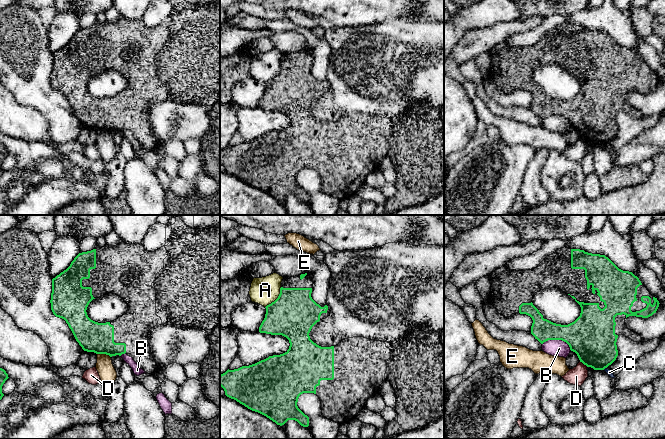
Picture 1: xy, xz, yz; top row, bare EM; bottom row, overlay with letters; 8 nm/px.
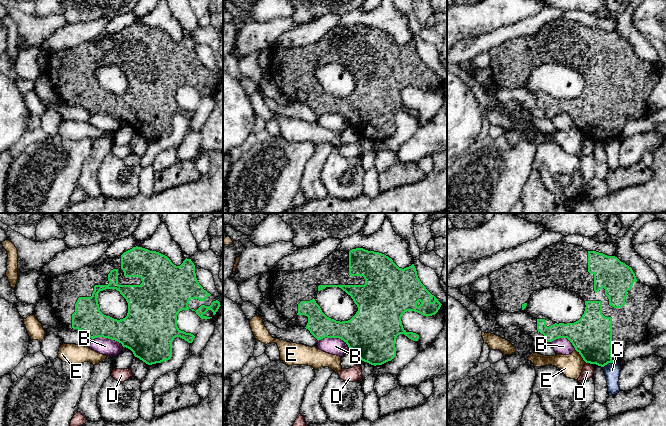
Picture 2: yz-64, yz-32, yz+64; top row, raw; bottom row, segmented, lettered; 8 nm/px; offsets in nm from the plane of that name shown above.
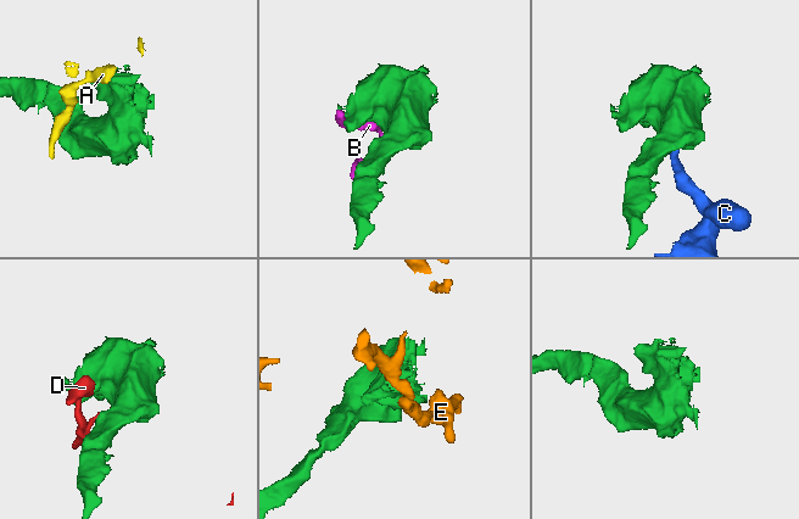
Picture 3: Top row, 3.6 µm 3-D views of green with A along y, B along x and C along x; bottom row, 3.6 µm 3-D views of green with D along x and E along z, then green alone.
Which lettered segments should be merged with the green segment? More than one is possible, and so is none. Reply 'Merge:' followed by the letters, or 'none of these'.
Merge: none of these

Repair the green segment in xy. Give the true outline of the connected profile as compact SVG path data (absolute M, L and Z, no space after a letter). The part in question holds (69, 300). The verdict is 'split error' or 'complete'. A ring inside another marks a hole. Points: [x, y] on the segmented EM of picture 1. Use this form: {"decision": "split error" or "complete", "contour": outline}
{"decision": "split error", "contour": "M124 242L79 253L66 270L52 279L51 310L56 317L66 321L84 351L110 357L126 353L147 374L155 374L158 366L151 353L148 333L151 328L162 325L162 320L156 315L156 290L152 283L164 268L167 256L165 246L149 252L142 244ZM108 293L124 299L128 304L127 313L112 322L91 320L86 312L89 303Z"}

